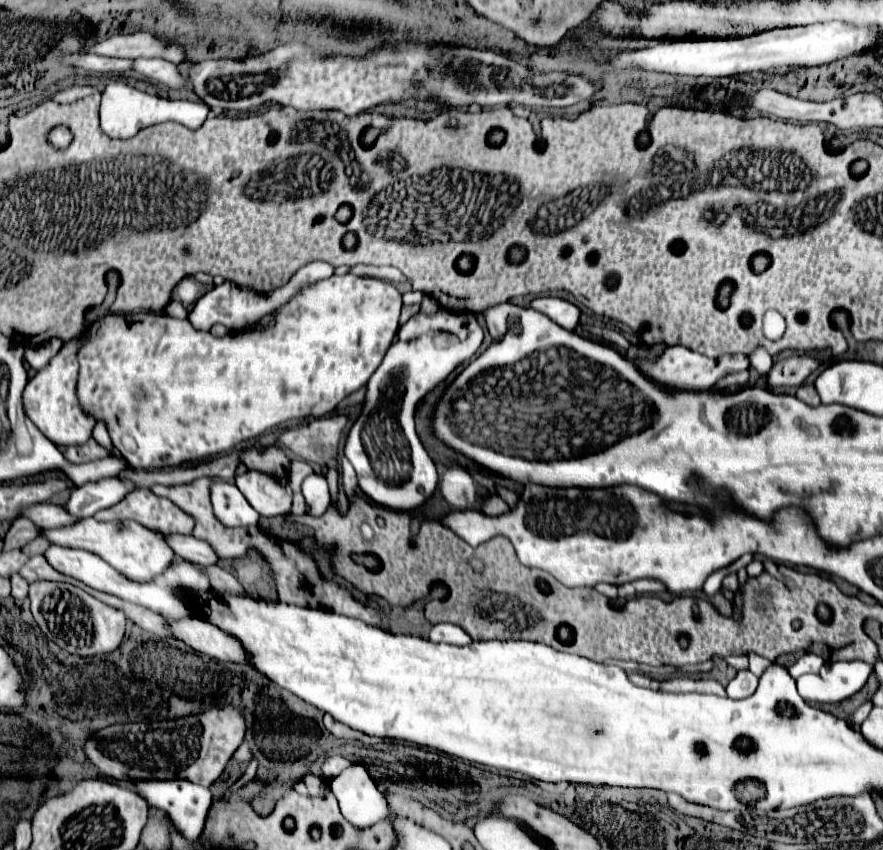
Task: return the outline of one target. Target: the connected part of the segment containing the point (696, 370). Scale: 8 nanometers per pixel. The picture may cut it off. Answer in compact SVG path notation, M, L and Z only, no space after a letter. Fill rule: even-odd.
M672 346L672 348L666 348L664 354L658 360L654 360L654 362L638 360L638 364L650 378L660 382L662 386L668 386L670 390L692 390L694 392L694 390L710 390L724 376L746 370L748 368L748 358L742 356L742 354L726 354L726 356L720 356L718 360L714 360L714 358L702 356L694 350L688 350L684 346Z

